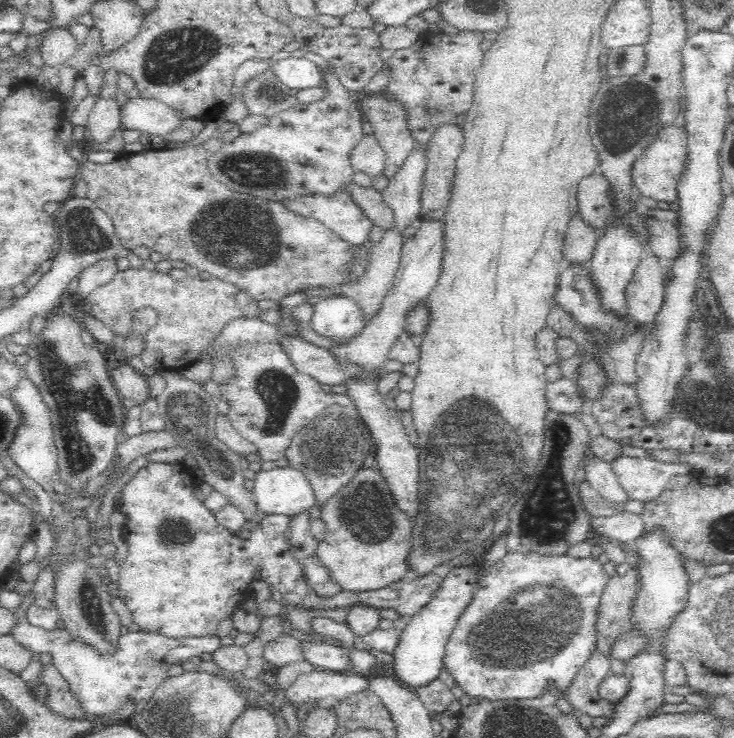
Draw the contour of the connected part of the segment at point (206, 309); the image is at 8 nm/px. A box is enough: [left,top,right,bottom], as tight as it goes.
[86,267,261,368]

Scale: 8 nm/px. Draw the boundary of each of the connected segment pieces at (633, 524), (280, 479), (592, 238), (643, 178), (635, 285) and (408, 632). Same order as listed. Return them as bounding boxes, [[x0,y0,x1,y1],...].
[[590,512,645,543],[253,467,319,515],[562,214,598,268],[630,123,689,202],[626,254,665,326],[390,563,478,691]]

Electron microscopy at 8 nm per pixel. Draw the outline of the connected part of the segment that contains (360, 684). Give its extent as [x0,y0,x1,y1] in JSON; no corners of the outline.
[285,669,372,705]

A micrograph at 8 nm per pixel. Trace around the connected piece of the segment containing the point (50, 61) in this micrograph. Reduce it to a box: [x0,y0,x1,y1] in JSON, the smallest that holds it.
[40,26,82,68]

